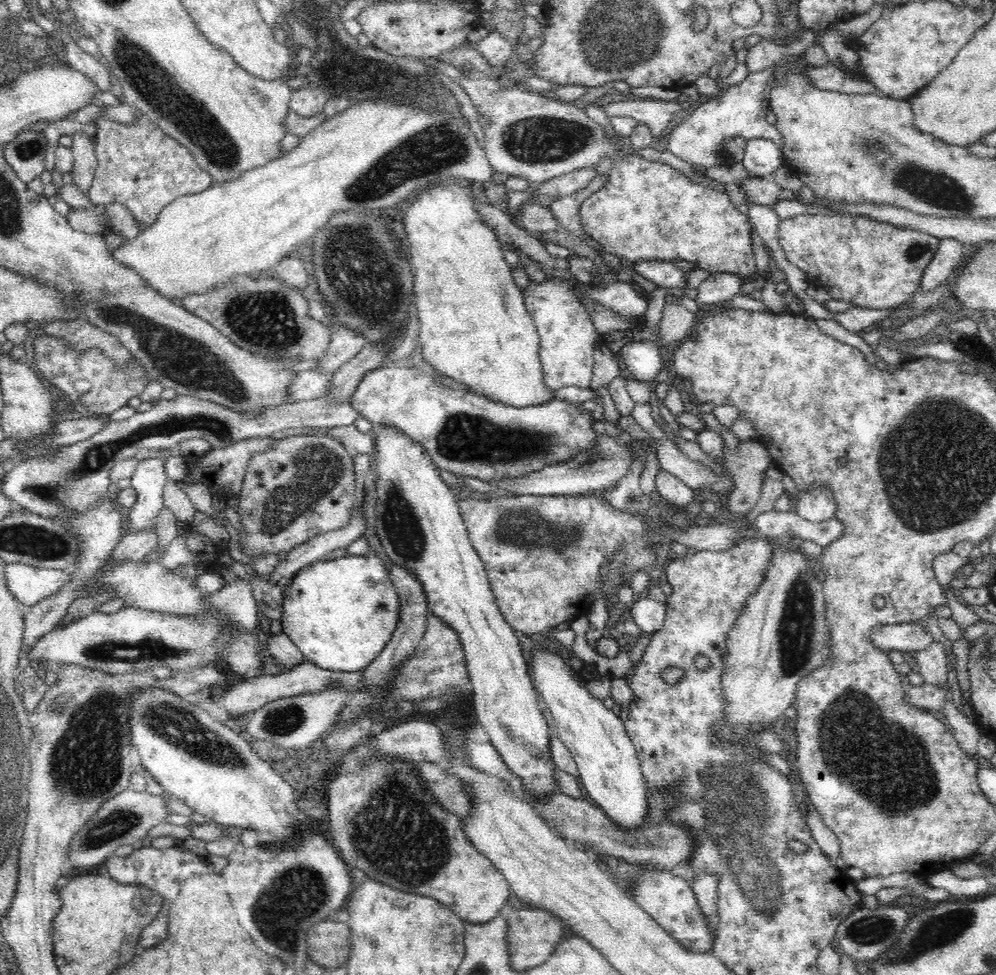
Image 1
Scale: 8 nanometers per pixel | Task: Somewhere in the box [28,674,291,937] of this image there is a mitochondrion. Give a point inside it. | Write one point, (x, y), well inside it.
(86, 762)

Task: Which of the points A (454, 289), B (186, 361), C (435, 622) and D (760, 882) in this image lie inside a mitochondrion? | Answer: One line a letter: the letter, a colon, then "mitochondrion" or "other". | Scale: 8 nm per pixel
A: other
B: mitochondrion
C: other
D: mitochondrion

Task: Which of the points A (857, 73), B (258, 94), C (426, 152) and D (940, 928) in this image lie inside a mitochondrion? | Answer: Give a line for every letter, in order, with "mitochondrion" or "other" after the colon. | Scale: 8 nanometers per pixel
A: other
B: mitochondrion
C: mitochondrion
D: mitochondrion

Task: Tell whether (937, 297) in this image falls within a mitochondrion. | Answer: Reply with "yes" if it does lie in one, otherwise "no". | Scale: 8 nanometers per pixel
no

